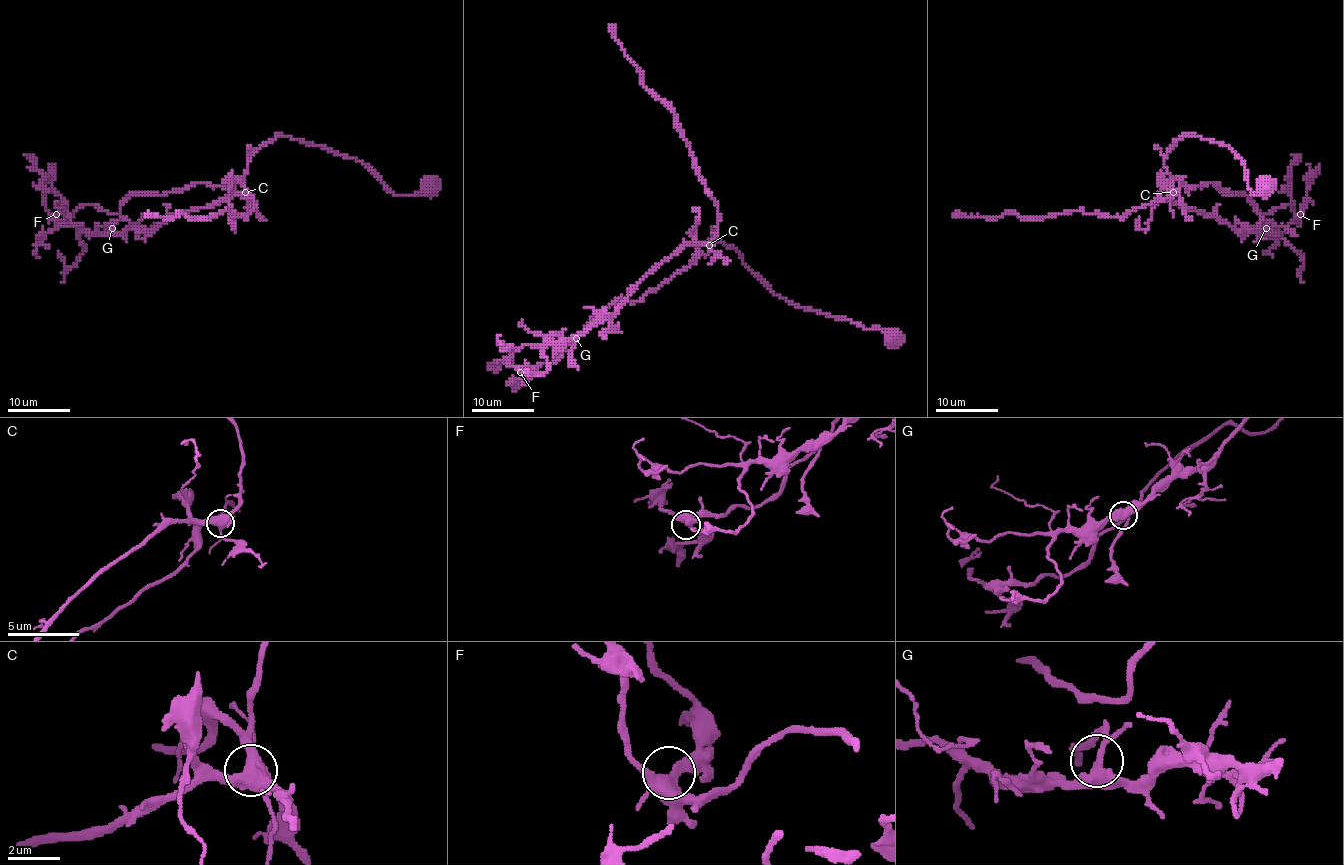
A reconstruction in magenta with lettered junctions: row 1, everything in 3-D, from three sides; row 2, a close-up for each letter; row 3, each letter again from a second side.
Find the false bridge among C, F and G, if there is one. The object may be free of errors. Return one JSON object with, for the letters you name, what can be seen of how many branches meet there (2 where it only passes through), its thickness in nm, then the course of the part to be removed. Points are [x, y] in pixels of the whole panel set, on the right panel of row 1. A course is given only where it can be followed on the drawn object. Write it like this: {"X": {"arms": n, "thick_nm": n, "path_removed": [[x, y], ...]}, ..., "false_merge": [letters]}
{"false_merge": []}

